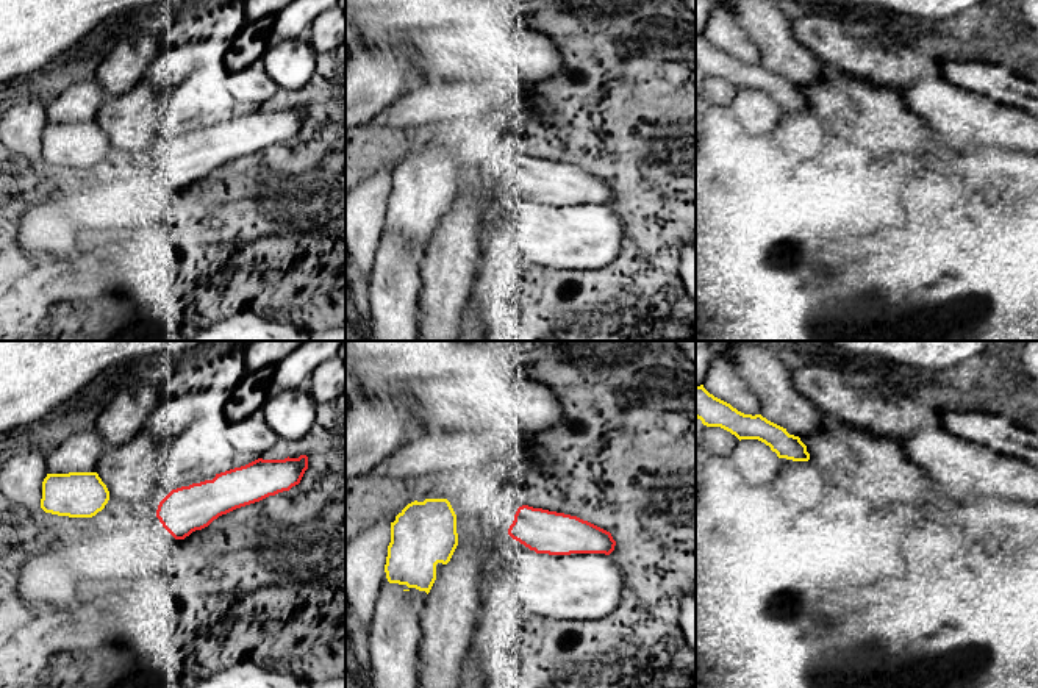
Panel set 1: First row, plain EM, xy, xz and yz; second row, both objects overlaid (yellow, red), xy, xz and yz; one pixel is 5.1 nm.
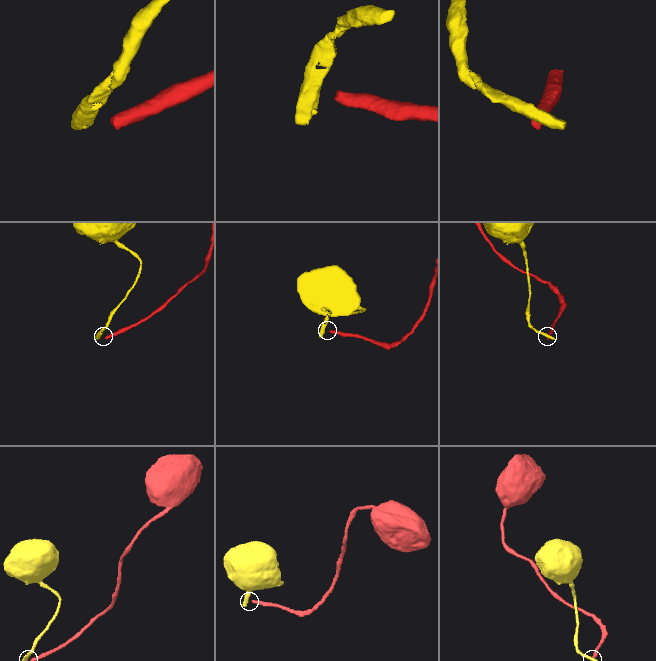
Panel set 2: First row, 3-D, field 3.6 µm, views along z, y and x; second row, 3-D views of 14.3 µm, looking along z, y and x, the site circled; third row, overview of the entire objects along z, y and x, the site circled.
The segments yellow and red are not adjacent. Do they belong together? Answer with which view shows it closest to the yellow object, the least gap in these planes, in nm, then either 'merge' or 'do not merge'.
xy | 260 nm | do not merge

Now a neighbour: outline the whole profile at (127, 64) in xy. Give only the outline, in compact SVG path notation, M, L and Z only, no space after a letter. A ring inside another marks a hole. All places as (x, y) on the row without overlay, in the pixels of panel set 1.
M136 25L128 38L119 41L103 56L94 78L106 97L122 95L147 78L159 55L158 28L155 25Z

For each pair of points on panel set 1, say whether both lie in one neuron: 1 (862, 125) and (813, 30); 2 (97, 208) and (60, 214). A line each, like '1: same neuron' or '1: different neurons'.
1: different neurons
2: same neuron

